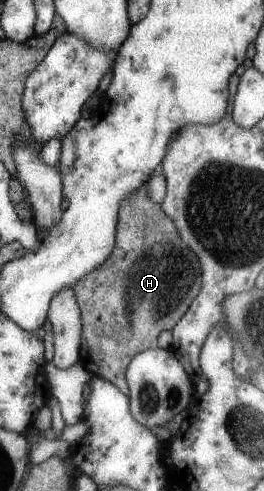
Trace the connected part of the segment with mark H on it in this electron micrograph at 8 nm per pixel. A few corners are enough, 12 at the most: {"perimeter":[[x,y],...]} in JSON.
{"perimeter":[[147,183],[74,286],[80,362],[129,395],[201,291],[202,264]]}

